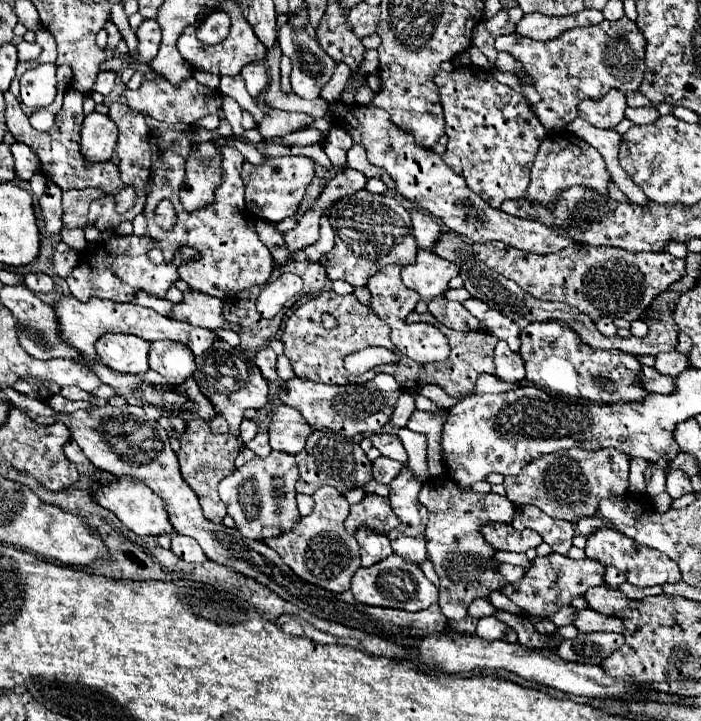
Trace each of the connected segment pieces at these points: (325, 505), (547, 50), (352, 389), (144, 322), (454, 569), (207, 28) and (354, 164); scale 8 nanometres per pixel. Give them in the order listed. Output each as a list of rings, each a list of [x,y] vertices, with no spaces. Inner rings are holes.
[[[319,487],[313,493],[313,499],[315,499],[313,513],[301,517],[301,521],[295,523],[293,531],[263,541],[271,549],[275,549],[283,559],[283,563],[289,565],[291,571],[299,575],[303,581],[333,593],[343,593],[349,589],[355,571],[361,567],[359,545],[355,537],[349,535],[343,527],[343,521],[349,515],[349,503],[335,487]]]
[[[627,17],[603,21],[593,27],[571,29],[555,41],[533,41],[517,33],[501,35],[495,41],[497,51],[507,51],[533,77],[541,103],[535,113],[545,129],[563,129],[577,117],[577,105],[583,99],[599,99],[609,89],[623,93],[637,91],[645,71],[645,37]]]
[[[379,373],[375,379],[371,379],[365,385],[345,385],[345,387],[333,387],[325,383],[313,383],[311,379],[293,377],[291,381],[285,381],[279,389],[279,399],[301,411],[305,421],[313,429],[331,429],[343,437],[353,437],[357,433],[371,435],[379,433],[383,425],[391,419],[395,401],[403,393],[403,387],[385,373]]]
[[[69,295],[69,297],[63,297],[63,299],[57,301],[55,313],[57,313],[57,319],[59,319],[63,341],[77,347],[85,355],[87,361],[95,359],[95,343],[105,333],[127,333],[127,335],[137,335],[145,341],[167,339],[167,341],[183,343],[193,351],[193,355],[203,355],[217,341],[217,335],[209,329],[193,327],[189,323],[163,317],[163,315],[155,313],[153,309],[147,309],[147,307],[141,307],[141,305],[135,305],[135,303],[115,303],[115,301],[97,299],[97,297],[91,299],[89,303],[81,303],[81,301],[77,301],[75,297]]]
[[[445,475],[425,479],[419,491],[419,501],[429,513],[425,527],[425,543],[435,573],[439,575],[441,611],[447,619],[463,619],[473,599],[489,597],[491,591],[501,591],[507,585],[505,577],[497,571],[499,569],[499,561],[495,559],[497,549],[489,547],[489,543],[481,539],[480,526],[487,522],[511,523],[515,515],[515,505],[503,495],[495,493],[481,495],[475,491],[461,491],[461,487],[457,487],[453,479]]]
[[[213,11],[213,15],[209,15],[197,29],[197,39],[209,45],[219,43],[221,39],[225,39],[225,35],[229,35],[229,23],[231,19],[229,15],[225,15],[225,11]]]
[[[353,145],[349,151],[347,151],[347,167],[355,169],[355,171],[361,171],[363,175],[367,177],[377,177],[381,179],[389,189],[395,189],[395,183],[393,179],[389,179],[389,175],[383,171],[383,169],[377,169],[369,163],[367,155],[365,155],[365,149],[361,145]]]

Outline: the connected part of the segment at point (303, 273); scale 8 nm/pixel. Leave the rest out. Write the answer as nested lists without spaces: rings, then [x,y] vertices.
[[[291,261],[291,263],[285,263],[285,265],[273,269],[273,277],[281,275],[281,273],[295,273],[295,275],[299,275],[303,279],[303,283],[305,283],[303,295],[319,293],[327,285],[327,273],[325,273],[325,269],[319,263]]]

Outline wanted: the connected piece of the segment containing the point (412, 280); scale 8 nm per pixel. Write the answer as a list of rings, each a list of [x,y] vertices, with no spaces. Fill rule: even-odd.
[[[417,251],[417,261],[401,269],[401,279],[407,289],[413,289],[421,299],[431,301],[449,289],[449,281],[459,275],[459,267],[437,257],[431,251]]]

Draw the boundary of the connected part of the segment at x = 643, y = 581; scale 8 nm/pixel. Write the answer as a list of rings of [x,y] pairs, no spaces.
[[[599,529],[587,537],[585,545],[585,555],[589,559],[595,559],[603,563],[605,567],[613,565],[621,569],[627,575],[627,581],[637,587],[653,587],[653,585],[663,585],[663,583],[677,583],[681,581],[681,571],[679,567],[661,555],[661,551],[653,551],[649,547],[641,547],[639,543],[633,543],[633,539],[621,535],[615,529]]]

